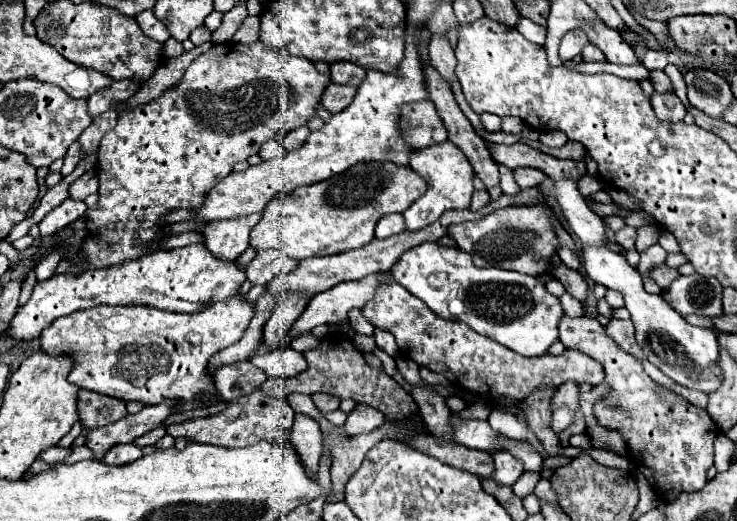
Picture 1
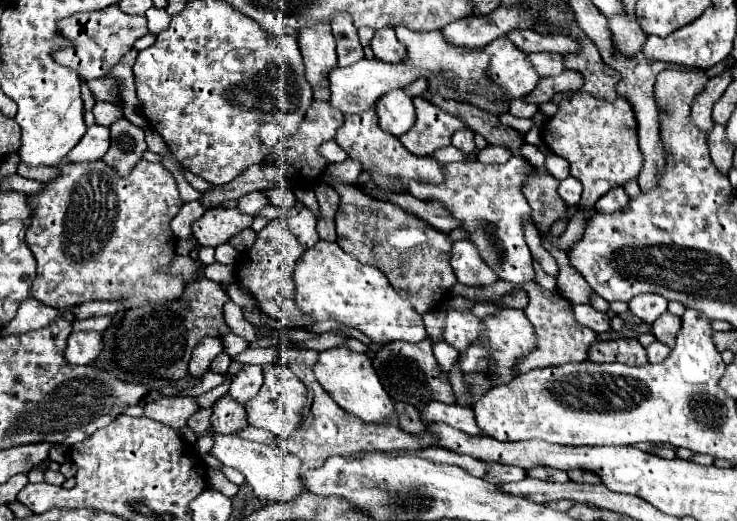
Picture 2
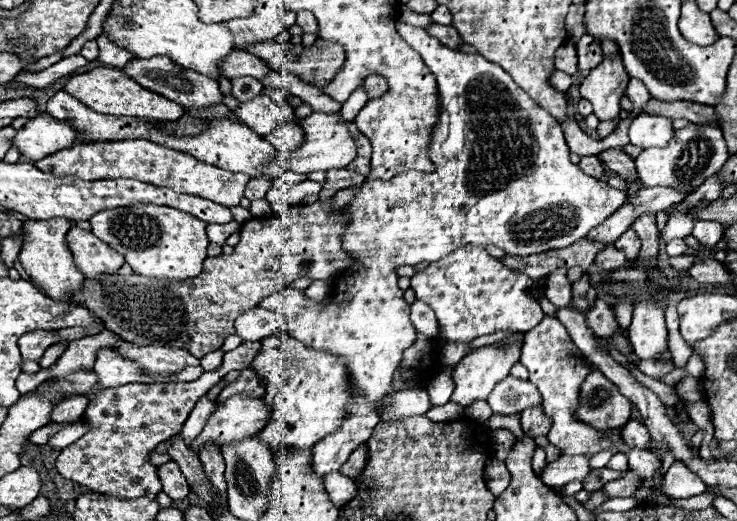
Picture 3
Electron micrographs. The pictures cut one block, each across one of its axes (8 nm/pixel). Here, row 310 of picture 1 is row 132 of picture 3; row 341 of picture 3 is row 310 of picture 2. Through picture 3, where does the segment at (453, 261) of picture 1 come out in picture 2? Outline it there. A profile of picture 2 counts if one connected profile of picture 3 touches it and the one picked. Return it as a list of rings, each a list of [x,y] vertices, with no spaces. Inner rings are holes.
[[[320,240],[314,248],[304,252],[294,268],[294,284],[298,310],[312,316],[314,322],[332,320],[358,328],[376,344],[388,344],[394,340],[418,342],[426,338],[422,316],[392,288],[388,278],[378,268],[356,262],[352,254],[346,254],[334,242]]]

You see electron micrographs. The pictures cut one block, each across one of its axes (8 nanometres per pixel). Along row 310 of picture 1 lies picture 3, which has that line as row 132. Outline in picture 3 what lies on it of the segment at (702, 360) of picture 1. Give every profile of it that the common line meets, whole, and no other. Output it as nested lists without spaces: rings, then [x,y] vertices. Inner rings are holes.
[[[640,114],[632,120],[630,126],[630,142],[638,148],[652,148],[652,146],[668,146],[674,138],[674,126],[670,118],[656,116],[656,114]]]

